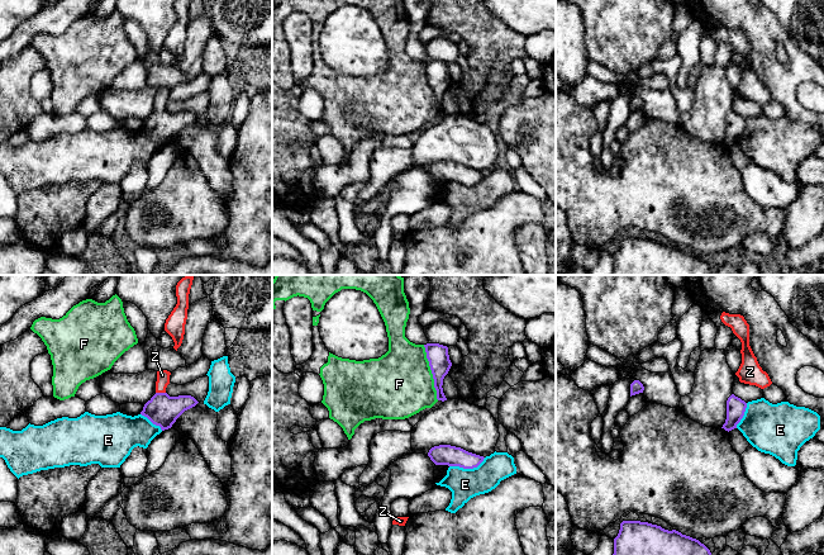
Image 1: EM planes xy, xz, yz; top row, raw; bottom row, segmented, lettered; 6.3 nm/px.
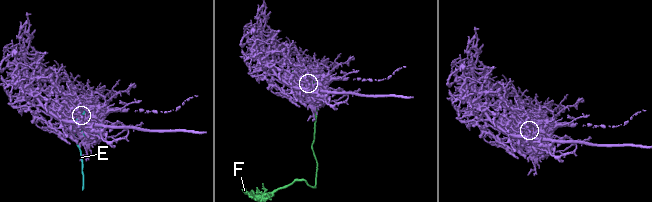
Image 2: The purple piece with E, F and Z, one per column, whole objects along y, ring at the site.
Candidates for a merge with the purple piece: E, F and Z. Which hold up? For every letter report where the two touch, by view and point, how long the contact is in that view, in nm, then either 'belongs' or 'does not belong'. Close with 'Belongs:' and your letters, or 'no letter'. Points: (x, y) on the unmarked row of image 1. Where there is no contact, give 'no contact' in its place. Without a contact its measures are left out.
E: xz (467, 184) | 240 nm | does not belong
F: xz (432, 89) | 360 nm | does not belong
Z: xy (161, 109) | 60 nm | belongs
Belongs: Z

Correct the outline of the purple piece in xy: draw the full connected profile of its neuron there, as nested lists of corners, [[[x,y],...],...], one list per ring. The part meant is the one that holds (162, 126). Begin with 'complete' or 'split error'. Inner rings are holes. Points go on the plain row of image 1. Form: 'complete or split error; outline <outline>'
split error; outline [[[167,86],[157,87],[156,110],[144,120],[142,132],[147,133],[162,147],[168,146],[176,136],[199,118],[191,112],[170,113],[166,104],[170,100],[171,89]]]

